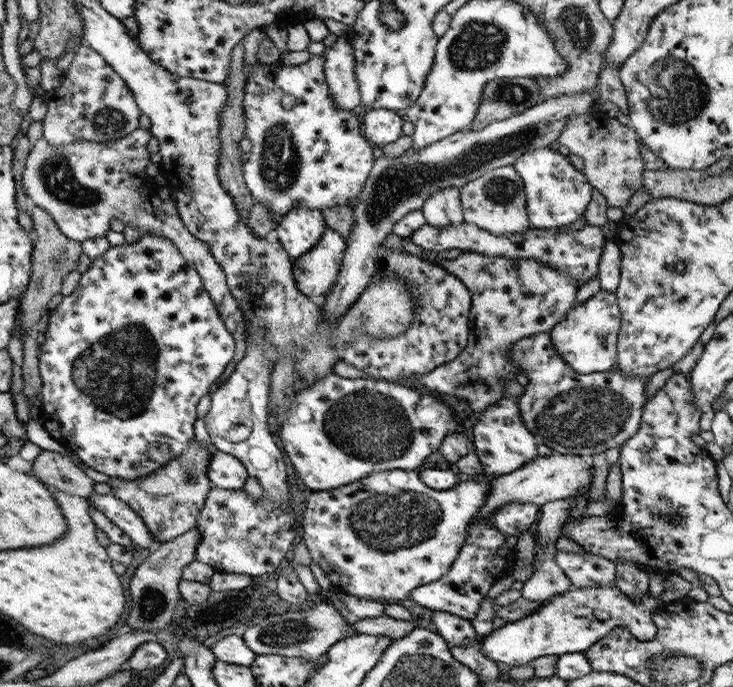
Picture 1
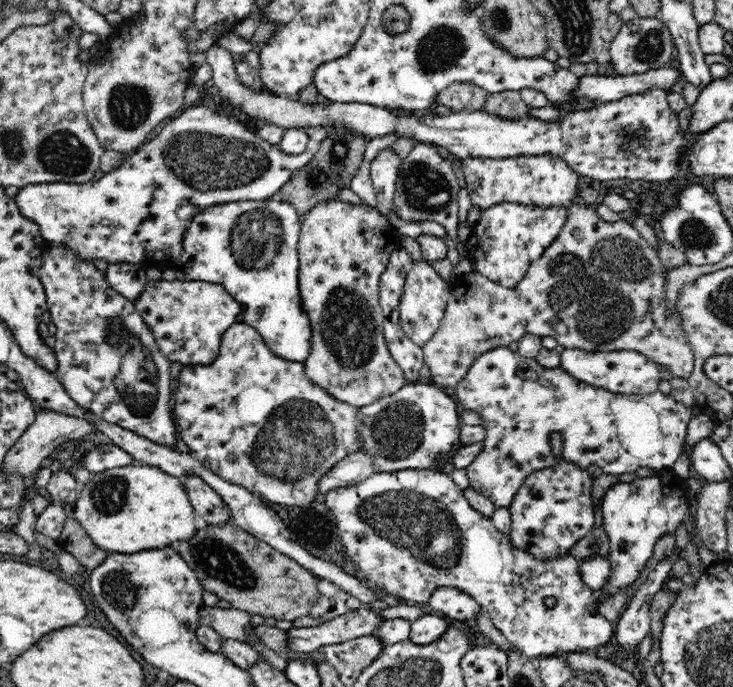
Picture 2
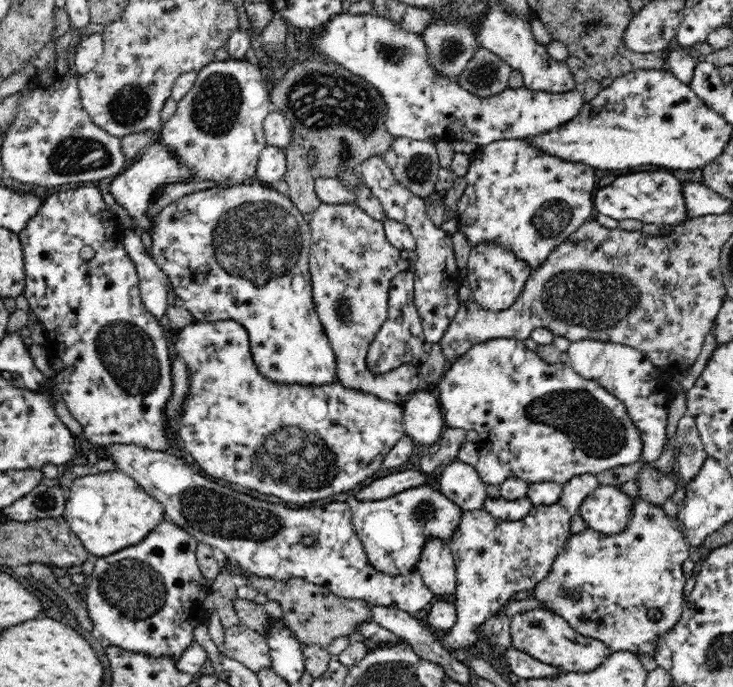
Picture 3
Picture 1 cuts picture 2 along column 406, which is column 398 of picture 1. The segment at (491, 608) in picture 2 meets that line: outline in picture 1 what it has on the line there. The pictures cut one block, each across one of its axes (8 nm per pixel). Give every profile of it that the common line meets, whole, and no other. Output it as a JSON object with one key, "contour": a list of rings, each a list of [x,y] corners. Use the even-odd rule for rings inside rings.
{"contour":[[[382,470],[368,474],[363,478],[355,479],[353,482],[339,486],[339,488],[309,493],[308,498],[305,499],[305,510],[303,510],[303,544],[306,546],[310,560],[319,565],[325,577],[329,580],[332,589],[370,601],[386,603],[399,600],[405,602],[414,588],[437,581],[451,568],[455,558],[458,557],[459,549],[463,546],[467,528],[473,522],[473,516],[479,512],[479,508],[485,502],[487,492],[489,492],[488,486],[495,477],[497,477],[496,474],[484,474],[481,481],[462,480],[455,483],[449,490],[434,490],[429,488],[418,477],[418,473],[415,470]]]}

